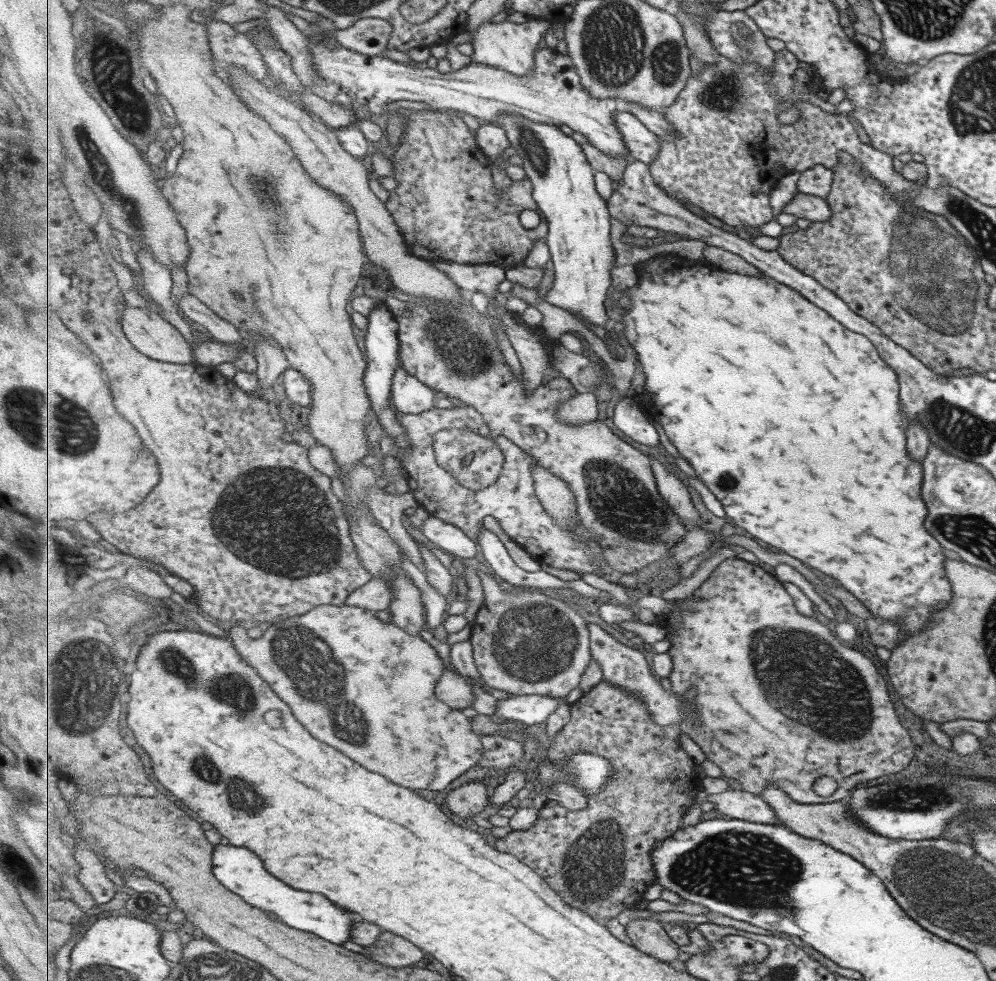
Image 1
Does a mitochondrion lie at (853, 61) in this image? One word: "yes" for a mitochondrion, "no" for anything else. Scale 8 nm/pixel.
no

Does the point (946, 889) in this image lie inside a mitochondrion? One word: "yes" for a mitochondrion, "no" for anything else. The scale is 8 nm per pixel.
yes

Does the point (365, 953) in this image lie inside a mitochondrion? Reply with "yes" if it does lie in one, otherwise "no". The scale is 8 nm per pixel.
no

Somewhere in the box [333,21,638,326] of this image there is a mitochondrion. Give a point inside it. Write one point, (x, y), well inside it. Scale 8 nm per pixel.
(529, 142)

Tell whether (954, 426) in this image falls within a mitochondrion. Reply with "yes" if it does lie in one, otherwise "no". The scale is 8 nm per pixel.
yes

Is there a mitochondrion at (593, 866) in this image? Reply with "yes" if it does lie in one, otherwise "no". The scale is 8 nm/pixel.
yes

